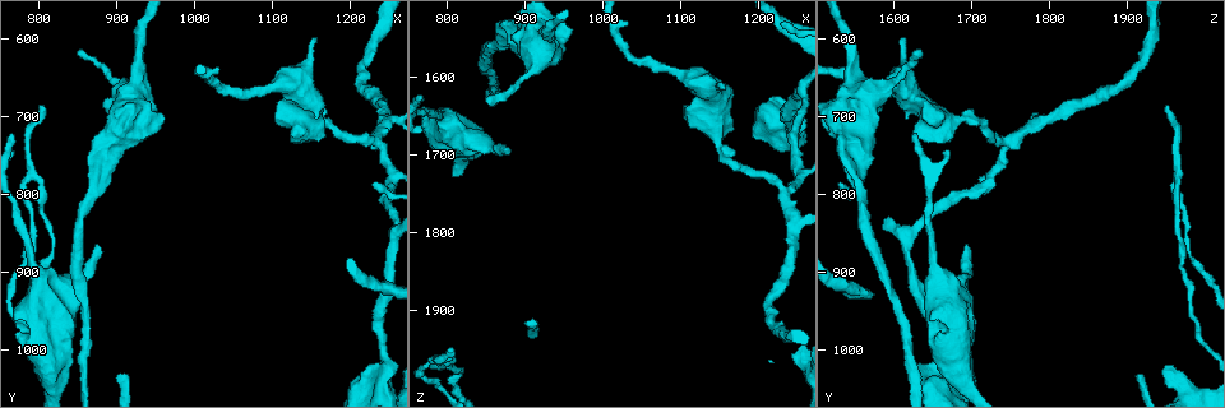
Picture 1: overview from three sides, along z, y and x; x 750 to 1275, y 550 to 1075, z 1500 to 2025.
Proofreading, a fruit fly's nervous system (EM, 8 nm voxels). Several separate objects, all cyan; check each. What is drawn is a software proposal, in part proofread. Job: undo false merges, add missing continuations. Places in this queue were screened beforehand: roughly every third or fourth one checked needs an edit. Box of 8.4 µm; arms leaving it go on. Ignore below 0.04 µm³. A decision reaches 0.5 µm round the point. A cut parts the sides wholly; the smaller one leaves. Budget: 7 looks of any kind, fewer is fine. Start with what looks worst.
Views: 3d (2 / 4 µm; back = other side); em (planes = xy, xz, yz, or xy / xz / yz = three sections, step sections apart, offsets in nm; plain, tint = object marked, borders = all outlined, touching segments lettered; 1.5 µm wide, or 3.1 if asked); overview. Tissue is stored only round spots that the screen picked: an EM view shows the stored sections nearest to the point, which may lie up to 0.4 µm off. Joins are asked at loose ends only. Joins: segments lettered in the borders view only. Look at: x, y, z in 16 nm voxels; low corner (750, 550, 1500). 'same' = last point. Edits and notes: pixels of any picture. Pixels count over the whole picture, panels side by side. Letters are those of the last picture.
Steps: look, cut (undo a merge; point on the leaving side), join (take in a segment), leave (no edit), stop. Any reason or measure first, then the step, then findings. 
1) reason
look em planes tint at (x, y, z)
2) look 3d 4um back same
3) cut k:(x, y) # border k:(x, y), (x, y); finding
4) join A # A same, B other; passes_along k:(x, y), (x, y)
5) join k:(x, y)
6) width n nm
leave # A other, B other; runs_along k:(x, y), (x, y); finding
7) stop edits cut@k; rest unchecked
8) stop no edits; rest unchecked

an open end
look 3d 2um at (1155, 600, 1610)

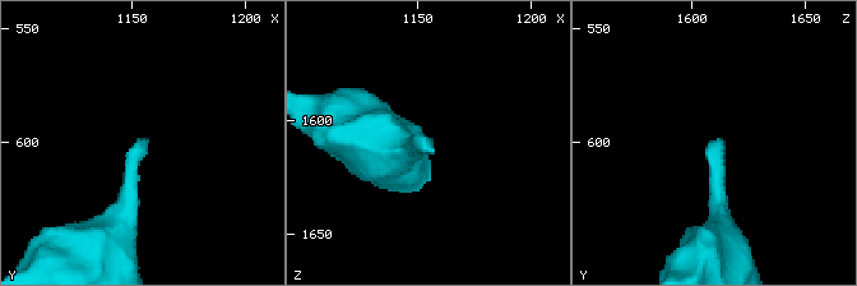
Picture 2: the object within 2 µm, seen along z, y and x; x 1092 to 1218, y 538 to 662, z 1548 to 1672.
look em planes tint at (1156, 599, 1612)

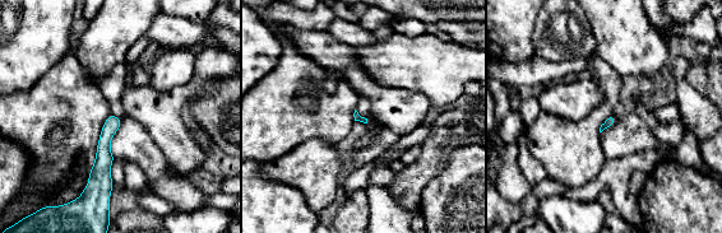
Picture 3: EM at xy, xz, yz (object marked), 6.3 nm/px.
look em planes borders same

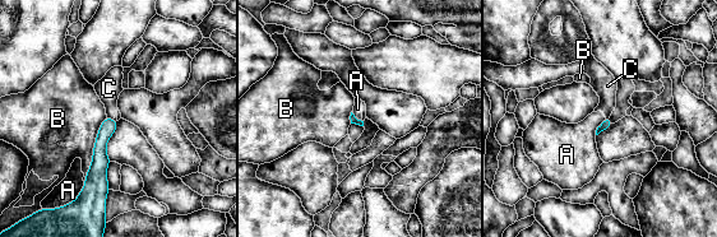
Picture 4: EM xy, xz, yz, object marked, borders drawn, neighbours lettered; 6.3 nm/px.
leave # A other, B other, C other; runs_along 4:(109, 121), (100, 144), (101, 195); none of them fits

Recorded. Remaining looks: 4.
thin end
look 3d 2um at (855, 615, 1635)

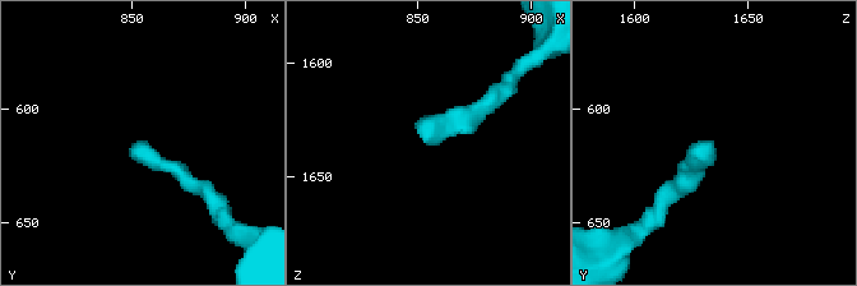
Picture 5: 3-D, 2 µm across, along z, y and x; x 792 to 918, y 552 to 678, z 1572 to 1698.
now the EM
look em planes borders at (853, 614, 1634)

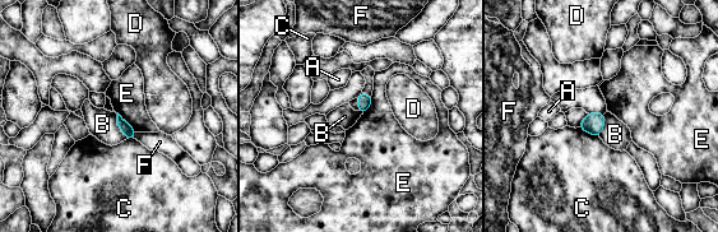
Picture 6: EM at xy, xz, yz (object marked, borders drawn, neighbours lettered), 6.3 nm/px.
leave # A other, B other, C other, D other, E other, F other; no lettered segment goes on from it

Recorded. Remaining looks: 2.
stop no edits; rest unchecked

